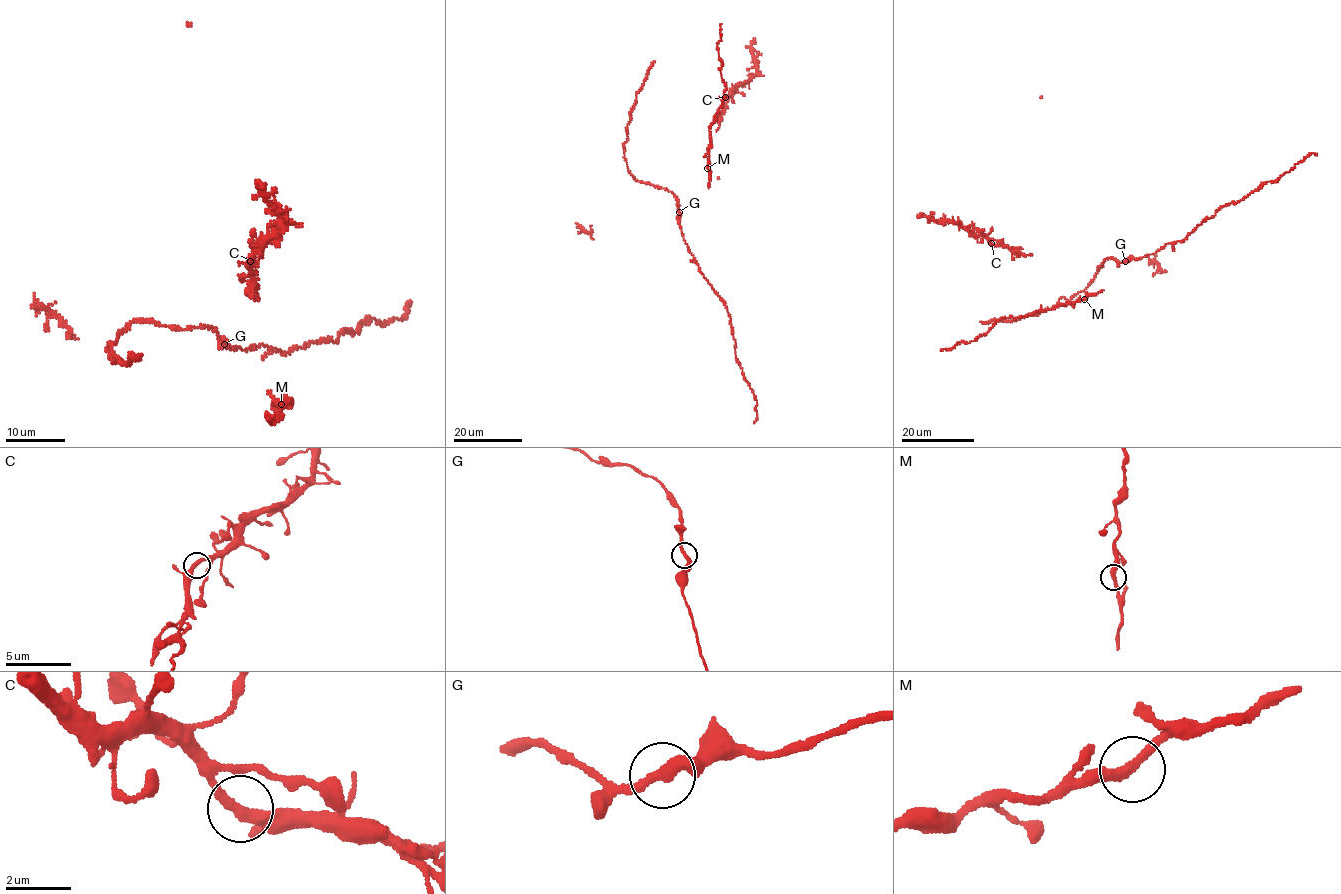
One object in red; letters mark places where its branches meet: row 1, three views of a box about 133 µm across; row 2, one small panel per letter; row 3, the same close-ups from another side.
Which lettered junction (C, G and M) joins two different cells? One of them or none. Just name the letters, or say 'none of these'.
G

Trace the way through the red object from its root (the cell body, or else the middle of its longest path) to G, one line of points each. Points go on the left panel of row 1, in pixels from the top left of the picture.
G: (200, 326), (212, 328), (224, 343)

